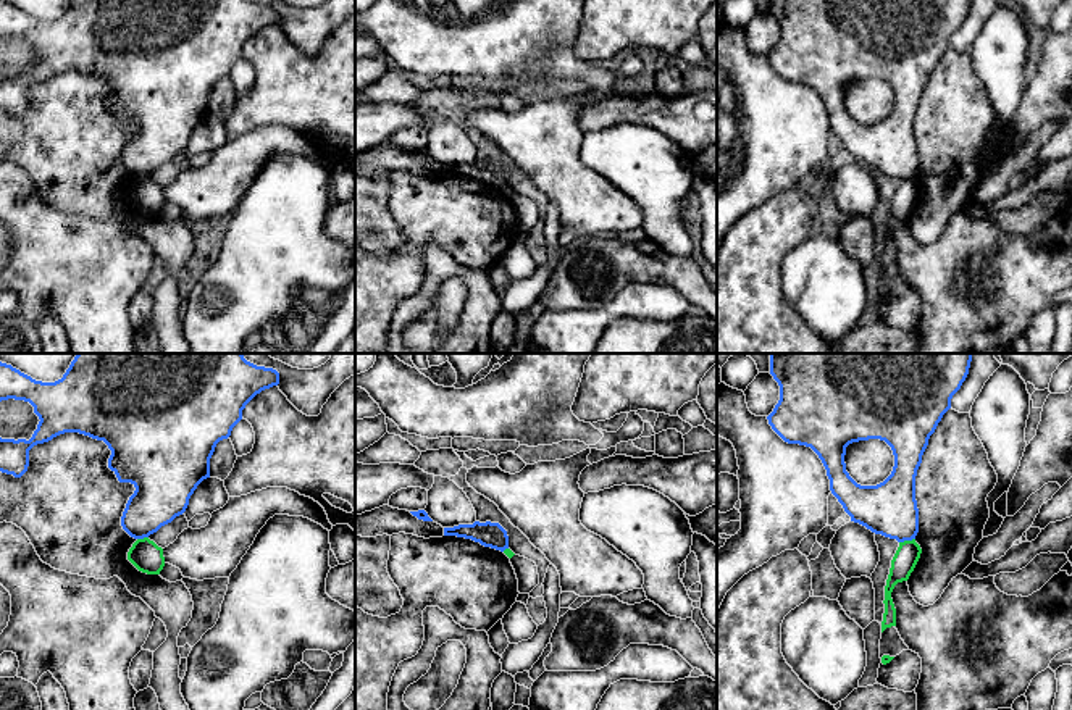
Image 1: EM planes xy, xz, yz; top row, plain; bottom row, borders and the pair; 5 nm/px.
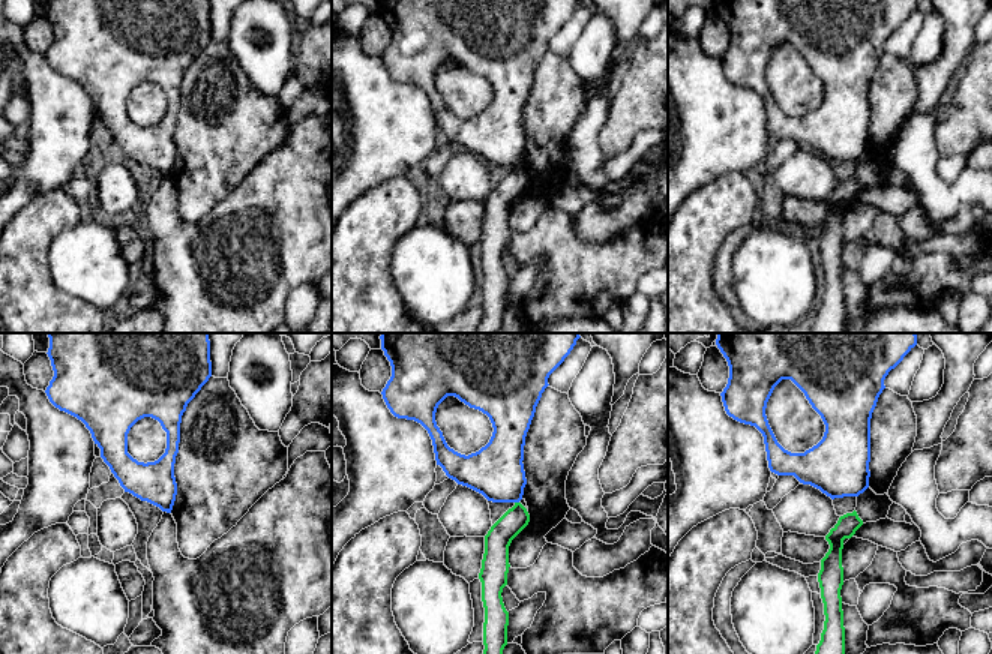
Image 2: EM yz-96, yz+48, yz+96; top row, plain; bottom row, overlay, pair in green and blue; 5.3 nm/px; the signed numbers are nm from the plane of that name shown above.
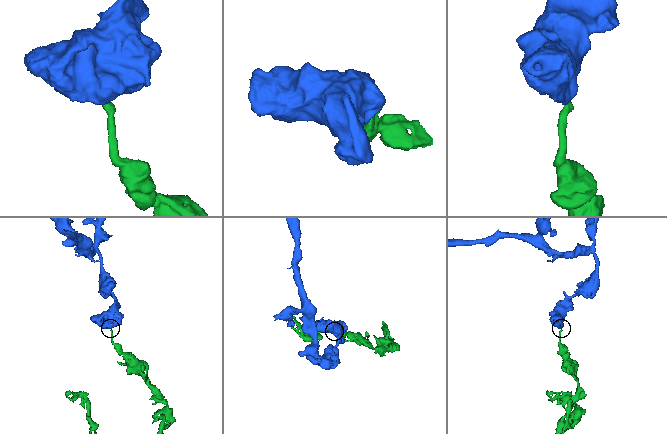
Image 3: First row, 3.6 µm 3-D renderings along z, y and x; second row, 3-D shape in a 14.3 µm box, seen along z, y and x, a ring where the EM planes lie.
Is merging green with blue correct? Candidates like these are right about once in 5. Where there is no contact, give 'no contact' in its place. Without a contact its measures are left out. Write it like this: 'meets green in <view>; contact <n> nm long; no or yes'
meets green in yz; contact 80 nm long; no

